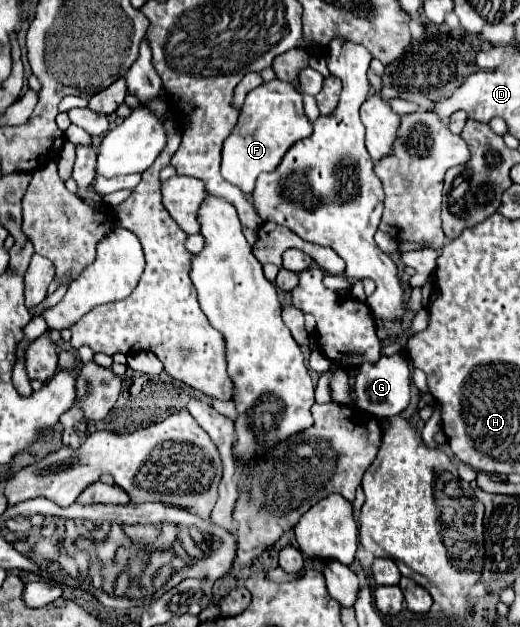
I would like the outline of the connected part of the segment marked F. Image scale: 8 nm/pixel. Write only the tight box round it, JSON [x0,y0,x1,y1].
[221,80,313,194]

